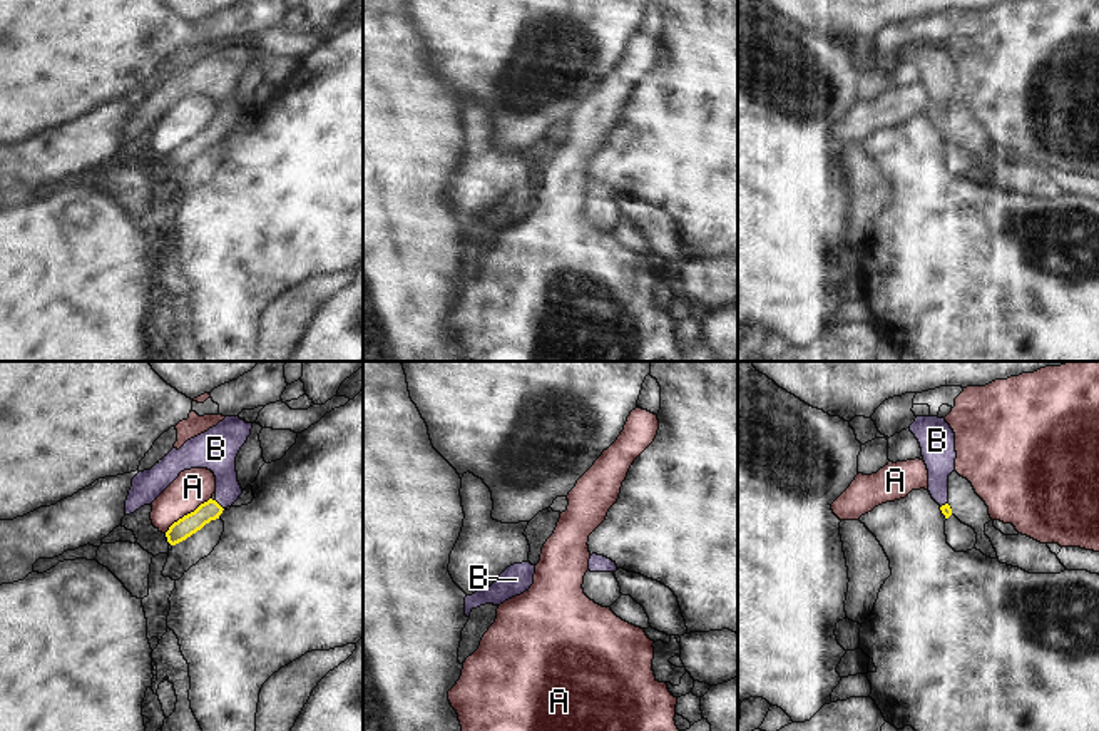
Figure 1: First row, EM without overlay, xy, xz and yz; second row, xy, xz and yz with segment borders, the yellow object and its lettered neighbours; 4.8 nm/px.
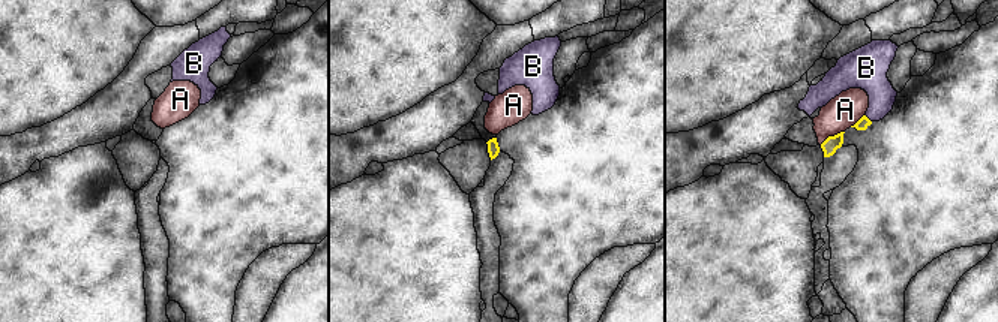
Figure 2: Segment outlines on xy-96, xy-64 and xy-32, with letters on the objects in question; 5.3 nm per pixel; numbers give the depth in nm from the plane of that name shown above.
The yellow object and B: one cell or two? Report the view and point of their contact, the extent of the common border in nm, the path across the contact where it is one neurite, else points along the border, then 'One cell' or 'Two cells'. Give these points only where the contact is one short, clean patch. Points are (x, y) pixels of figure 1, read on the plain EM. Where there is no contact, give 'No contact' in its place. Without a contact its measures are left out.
Touches yellow at xy (219, 131). Shared border 60 nm. Path across: xy (189, 149), (219, 131), (224, 92), (218, 79). One cell.

